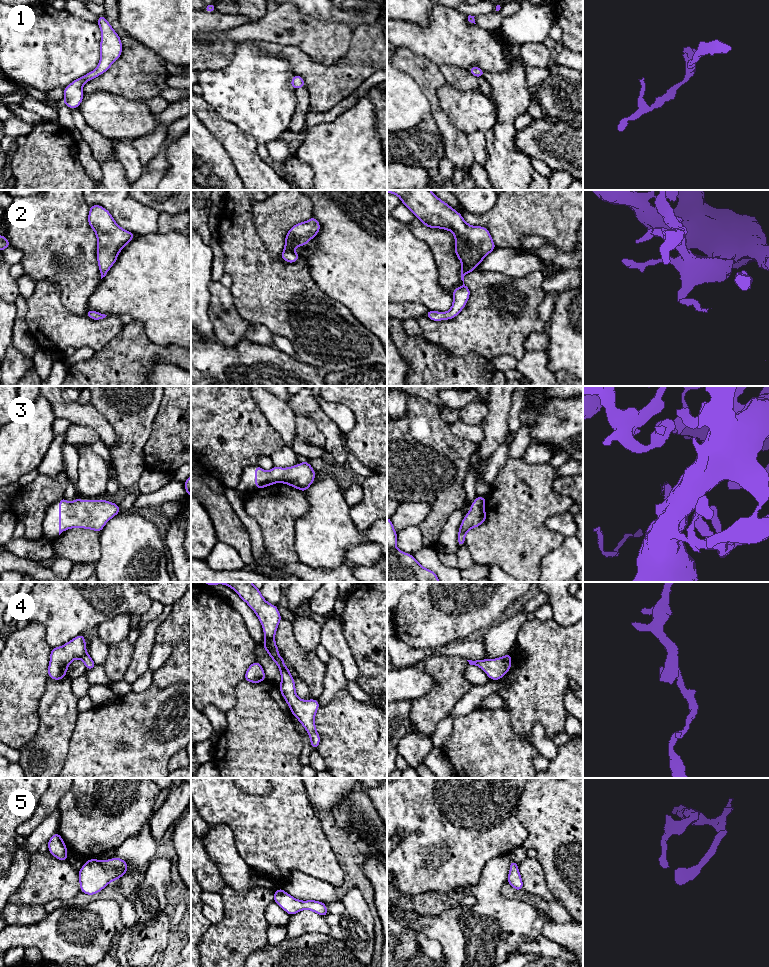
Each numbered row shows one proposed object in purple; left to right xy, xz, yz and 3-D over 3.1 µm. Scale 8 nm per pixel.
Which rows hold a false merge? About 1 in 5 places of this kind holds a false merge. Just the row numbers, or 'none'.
none

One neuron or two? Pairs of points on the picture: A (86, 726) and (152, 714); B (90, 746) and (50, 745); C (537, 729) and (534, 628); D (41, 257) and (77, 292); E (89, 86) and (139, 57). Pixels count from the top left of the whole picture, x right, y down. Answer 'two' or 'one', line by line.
A: one
B: two
C: two
D: one
E: one

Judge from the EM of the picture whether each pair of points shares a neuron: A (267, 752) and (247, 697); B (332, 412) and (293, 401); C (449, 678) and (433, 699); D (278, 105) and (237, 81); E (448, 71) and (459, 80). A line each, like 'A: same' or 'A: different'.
A: same
B: different
C: same
D: same
E: same

